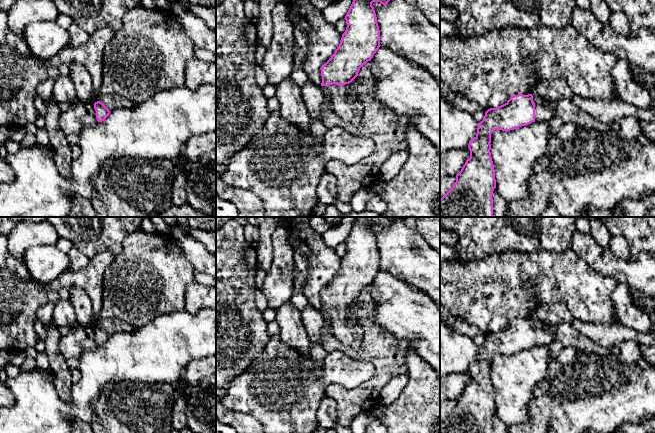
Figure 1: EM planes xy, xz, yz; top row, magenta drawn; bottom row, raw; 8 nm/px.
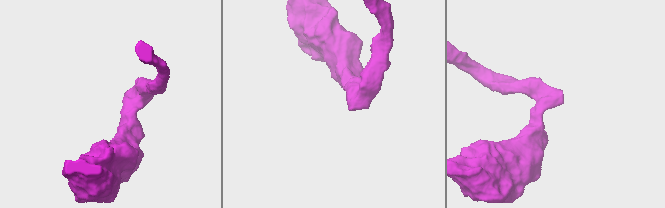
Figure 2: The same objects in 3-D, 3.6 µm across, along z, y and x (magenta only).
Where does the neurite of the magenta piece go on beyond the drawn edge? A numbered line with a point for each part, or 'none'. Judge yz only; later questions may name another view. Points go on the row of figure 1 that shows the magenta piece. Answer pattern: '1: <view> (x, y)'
1: yz (543, 112)

